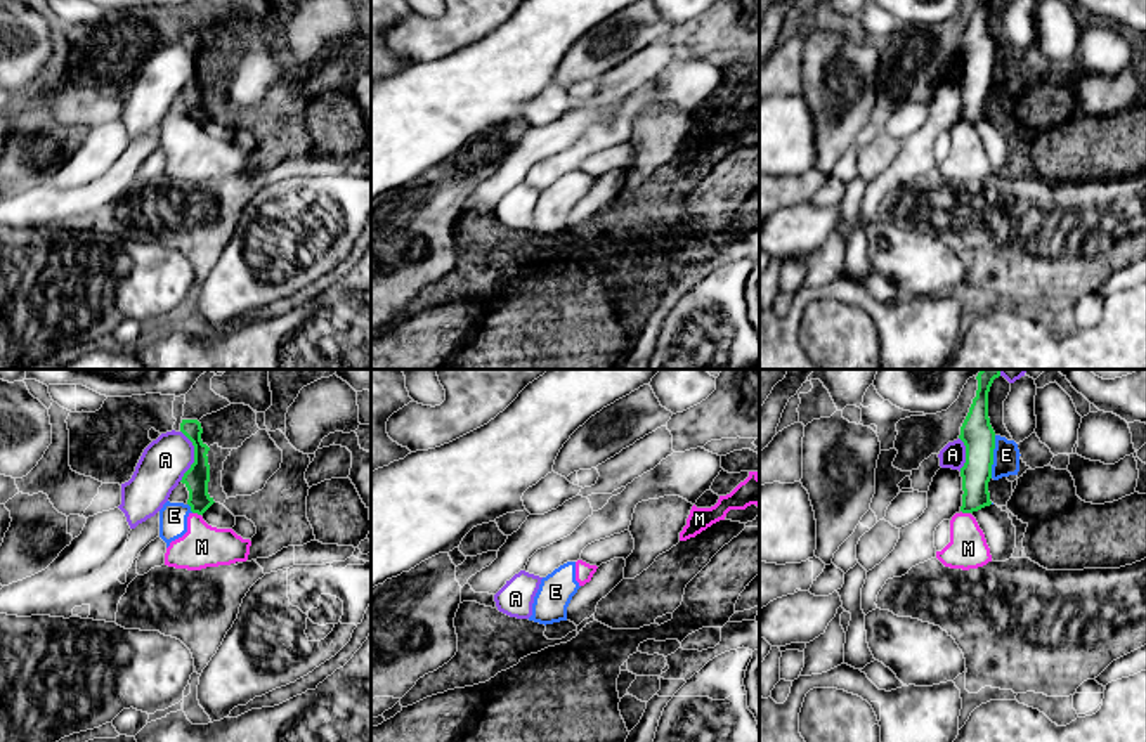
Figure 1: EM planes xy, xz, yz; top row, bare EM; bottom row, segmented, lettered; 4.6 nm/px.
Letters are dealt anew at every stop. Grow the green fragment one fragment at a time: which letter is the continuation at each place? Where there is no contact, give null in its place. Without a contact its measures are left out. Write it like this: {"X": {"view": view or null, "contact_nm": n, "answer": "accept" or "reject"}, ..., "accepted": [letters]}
{"A": {"view": "xy", "contact_nm": 240, "answer": "reject"}, "E": {"view": "yz", "contact_nm": 200, "answer": "reject"}, "M": {"view": "yz", "contact_nm": 50, "answer": "reject"}, "accepted": []}

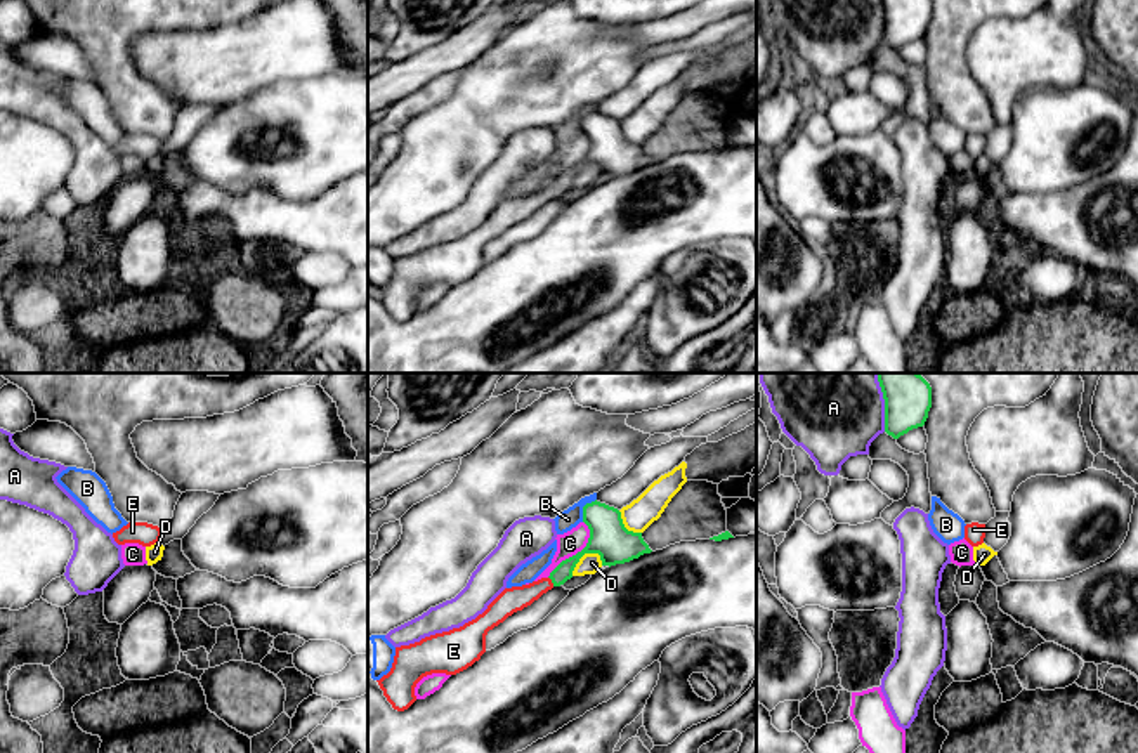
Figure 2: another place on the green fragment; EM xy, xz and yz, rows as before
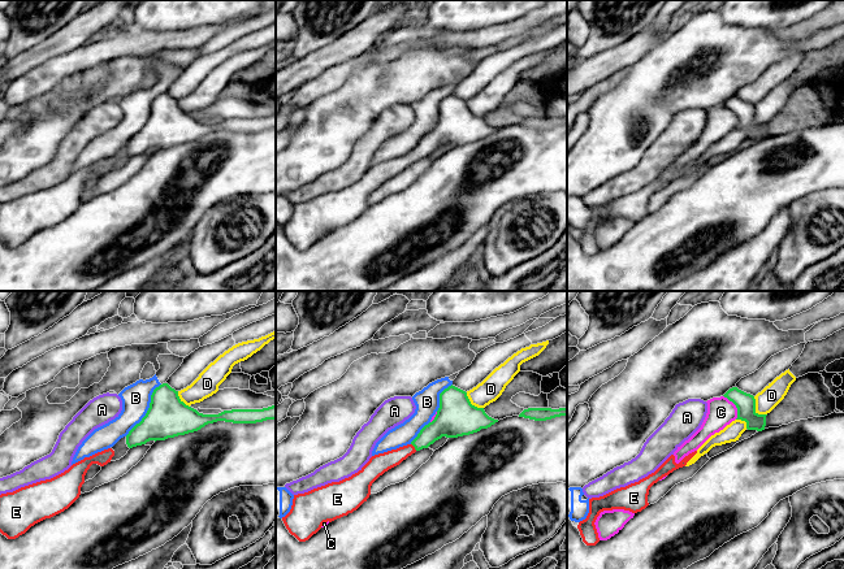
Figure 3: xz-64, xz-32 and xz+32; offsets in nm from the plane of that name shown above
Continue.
{"A": {"view": "yz", "contact_nm": 280, "answer": "reject"}, "B": {"view": "xz", "contact_nm": 130, "answer": "reject"}, "C": {"view": "xz", "contact_nm": 320, "answer": "reject"}, "D": {"view": "xz", "contact_nm": 170, "answer": "reject"}, "E": {"view": "xz", "contact_nm": 50, "answer": "accept"}, "accepted": ["E"]}

